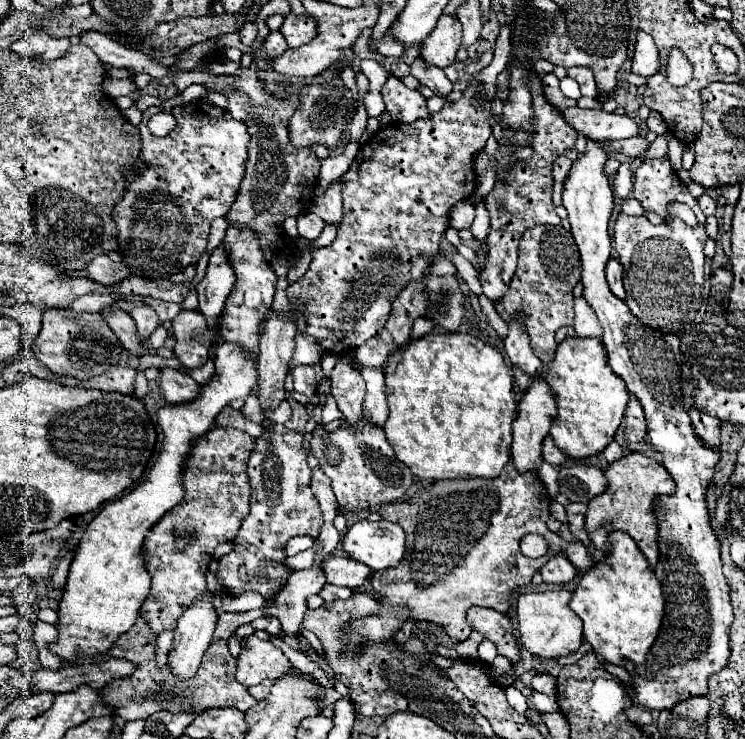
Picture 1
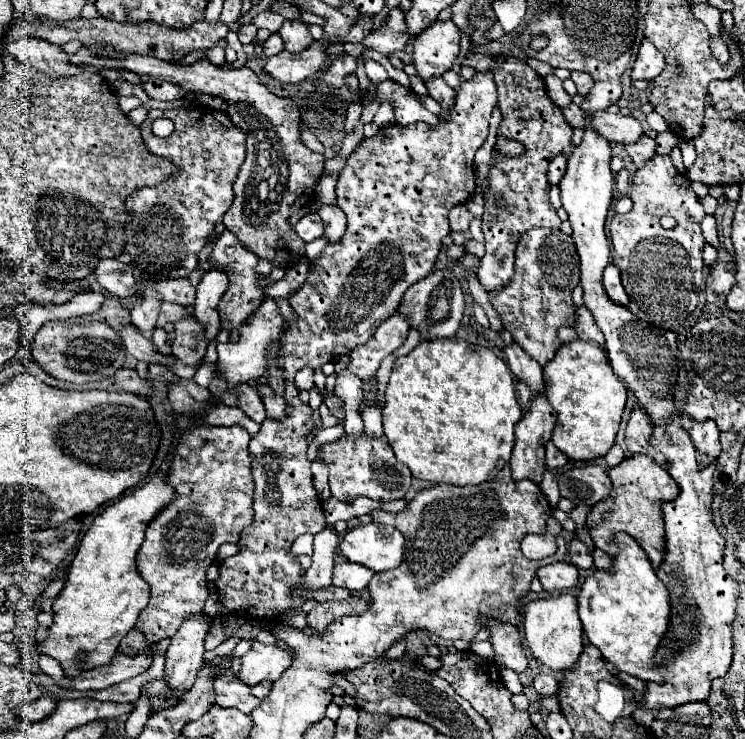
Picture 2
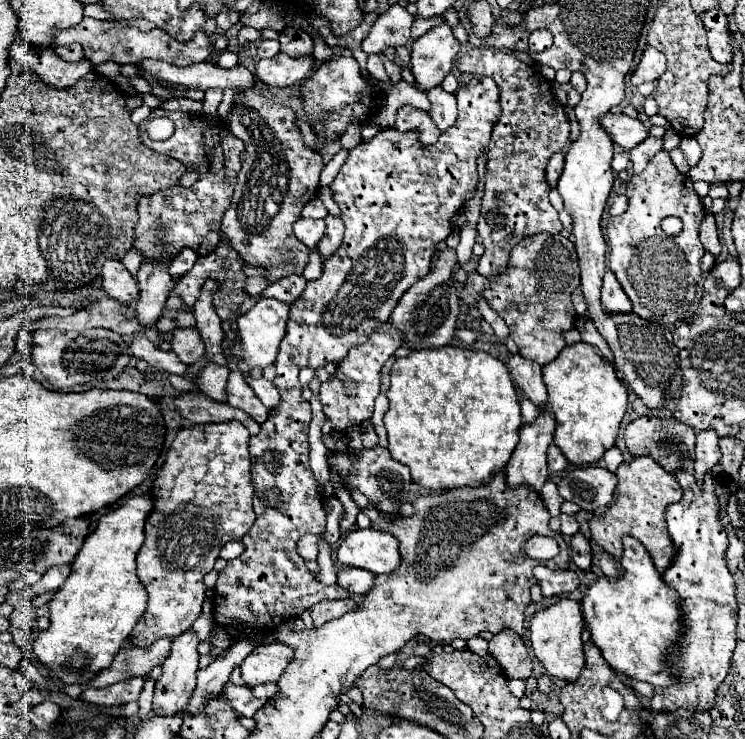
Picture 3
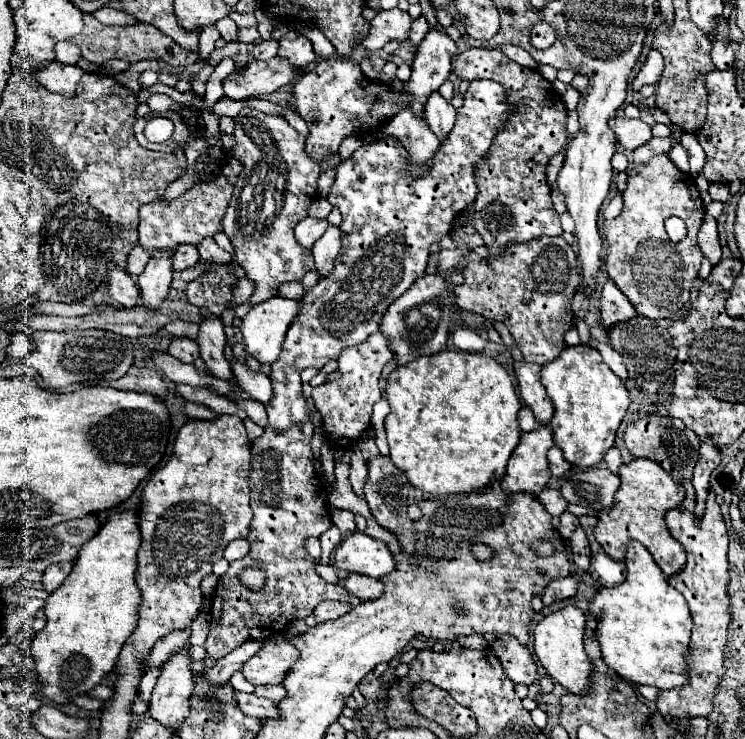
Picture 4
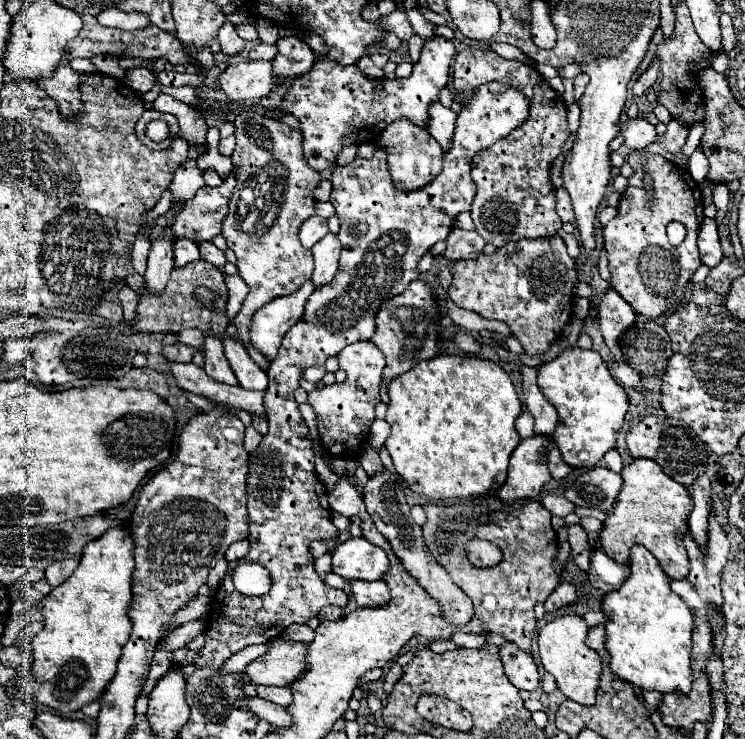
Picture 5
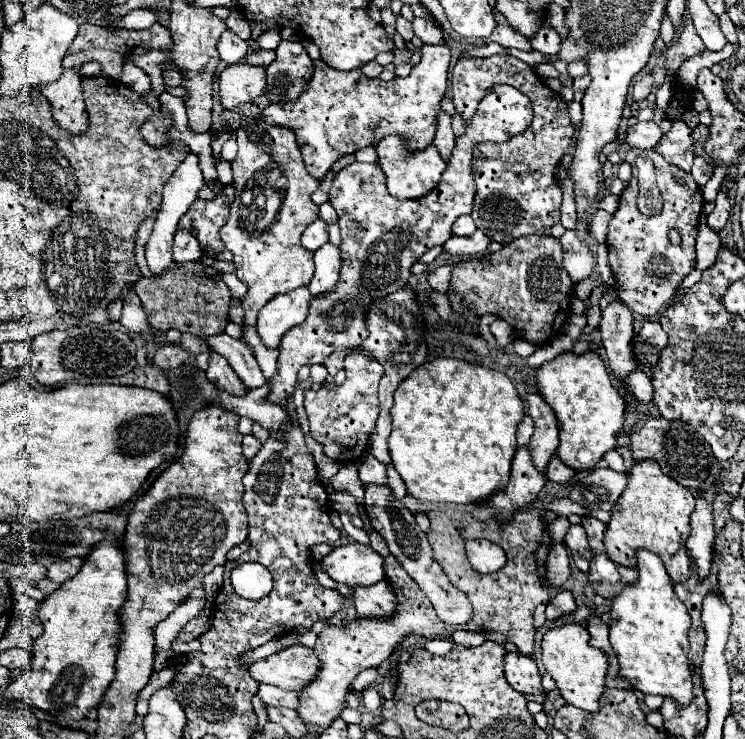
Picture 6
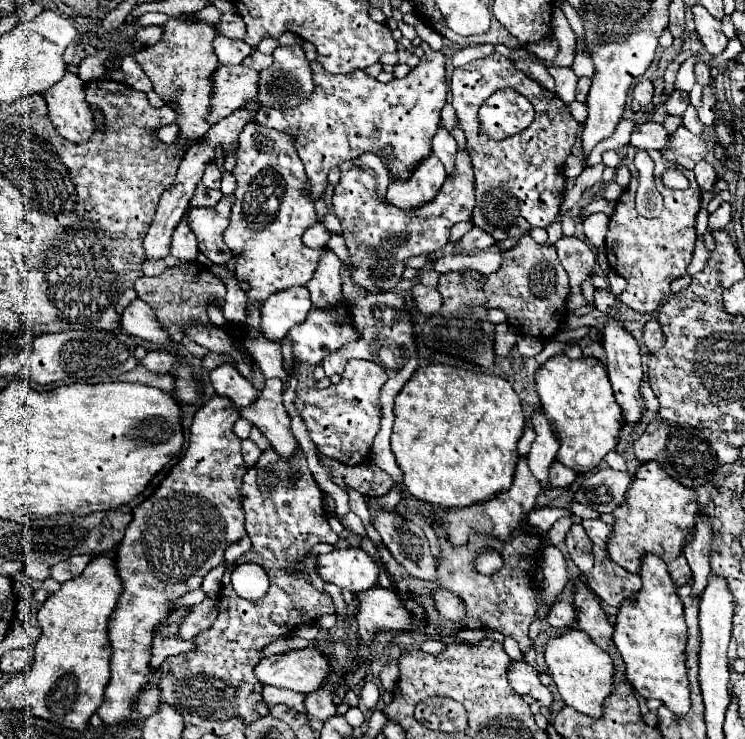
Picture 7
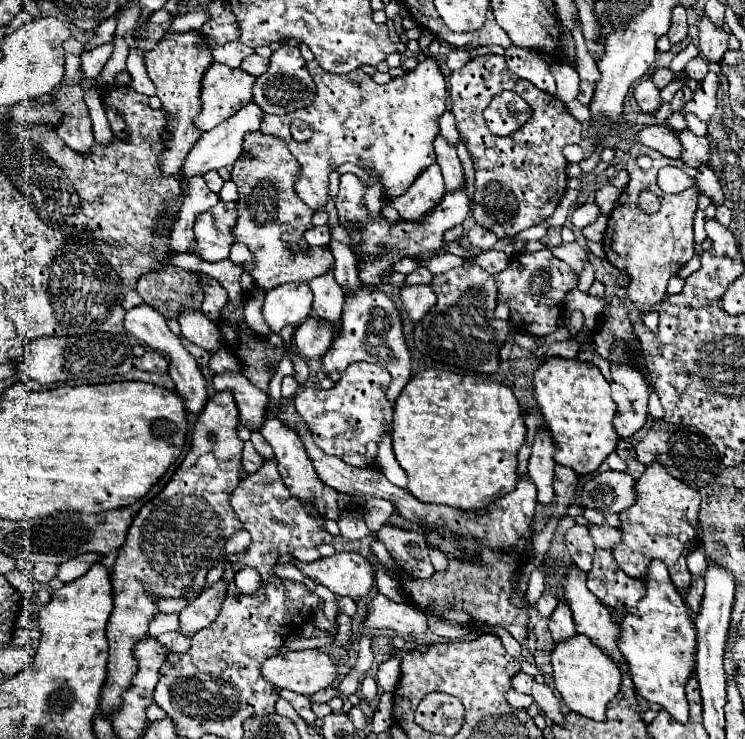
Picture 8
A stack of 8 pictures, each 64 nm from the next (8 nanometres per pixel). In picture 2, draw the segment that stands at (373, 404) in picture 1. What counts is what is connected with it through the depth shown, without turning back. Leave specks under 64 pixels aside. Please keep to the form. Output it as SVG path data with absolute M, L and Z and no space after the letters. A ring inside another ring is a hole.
M368 406L366 412L362 412L362 420L364 420L364 434L366 438L380 438L382 432L382 412L374 406Z

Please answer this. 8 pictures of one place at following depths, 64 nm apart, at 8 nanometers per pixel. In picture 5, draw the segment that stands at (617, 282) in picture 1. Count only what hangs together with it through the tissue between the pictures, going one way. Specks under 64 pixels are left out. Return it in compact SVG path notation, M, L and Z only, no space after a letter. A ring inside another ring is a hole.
M608 290L606 298L600 302L598 316L600 316L600 330L606 346L610 348L612 358L616 362L624 362L624 354L622 348L618 348L618 340L622 340L622 332L626 332L626 328L634 324L636 320L634 310L616 290Z

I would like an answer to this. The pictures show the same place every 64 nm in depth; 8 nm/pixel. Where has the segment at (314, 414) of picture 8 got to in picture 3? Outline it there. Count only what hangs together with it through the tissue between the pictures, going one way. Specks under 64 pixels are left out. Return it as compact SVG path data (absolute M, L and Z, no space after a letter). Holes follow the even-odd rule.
M382 324L380 328L376 328L368 336L366 344L350 348L350 352L342 358L342 362L338 364L338 376L334 381L334 384L340 386L328 386L327 382L322 383L322 386L320 386L320 404L322 404L322 410L326 414L326 418L332 422L334 430L346 432L352 426L360 426L364 420L368 420L372 416L374 400L380 394L380 370L386 364L386 360L394 356L394 352L400 348L400 344L402 344L402 334L392 330L390 324ZM346 380L356 382L354 394L347 395L346 390L341 386Z

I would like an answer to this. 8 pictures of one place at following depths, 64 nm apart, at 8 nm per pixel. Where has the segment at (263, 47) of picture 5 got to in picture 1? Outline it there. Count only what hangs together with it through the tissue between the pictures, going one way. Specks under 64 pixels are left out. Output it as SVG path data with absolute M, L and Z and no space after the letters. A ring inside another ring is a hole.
M270 32L262 46L264 46L264 52L266 52L268 58L276 58L276 56L280 56L288 48L286 46L286 40L282 38L280 32Z

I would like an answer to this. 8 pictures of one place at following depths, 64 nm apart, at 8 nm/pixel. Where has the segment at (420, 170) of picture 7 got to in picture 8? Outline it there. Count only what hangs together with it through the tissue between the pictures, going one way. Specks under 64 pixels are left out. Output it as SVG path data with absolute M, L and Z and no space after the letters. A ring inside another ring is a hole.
M434 162L414 180L414 184L400 198L392 200L392 206L398 210L402 220L420 222L426 212L430 212L430 208L440 204L444 192L446 190L440 166Z

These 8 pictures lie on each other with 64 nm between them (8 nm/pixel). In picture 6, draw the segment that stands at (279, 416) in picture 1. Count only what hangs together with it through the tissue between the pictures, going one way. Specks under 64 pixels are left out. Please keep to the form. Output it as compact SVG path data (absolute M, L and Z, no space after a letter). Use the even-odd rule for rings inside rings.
M224 332L218 336L204 338L204 340L214 352L218 352L220 356L224 356L230 362L234 372L240 376L240 380L248 388L258 388L266 382L266 378L262 376L262 370L258 368L254 354L250 352L250 348L242 340L234 340Z

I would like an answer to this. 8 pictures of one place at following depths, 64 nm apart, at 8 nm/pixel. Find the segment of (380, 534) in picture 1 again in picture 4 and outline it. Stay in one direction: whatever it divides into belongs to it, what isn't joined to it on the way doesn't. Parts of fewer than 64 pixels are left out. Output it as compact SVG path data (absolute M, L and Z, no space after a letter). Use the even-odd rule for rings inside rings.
M354 532L334 552L336 568L348 574L364 574L370 578L382 578L394 570L394 558L380 540Z

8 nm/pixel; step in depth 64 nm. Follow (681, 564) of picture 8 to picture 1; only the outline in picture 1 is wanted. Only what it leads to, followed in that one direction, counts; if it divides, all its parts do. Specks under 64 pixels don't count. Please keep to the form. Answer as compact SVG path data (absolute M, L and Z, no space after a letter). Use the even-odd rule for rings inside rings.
M644 454L622 456L620 460L612 462L608 470L604 470L604 476L608 478L608 488L604 494L596 496L588 504L588 512L586 512L586 532L590 540L598 550L608 552L608 534L614 530L622 530L636 540L638 548L644 552L646 560L654 568L658 564L660 552L658 552L658 522L654 516L652 502L658 496L674 492L672 476L666 472L666 468L660 462Z

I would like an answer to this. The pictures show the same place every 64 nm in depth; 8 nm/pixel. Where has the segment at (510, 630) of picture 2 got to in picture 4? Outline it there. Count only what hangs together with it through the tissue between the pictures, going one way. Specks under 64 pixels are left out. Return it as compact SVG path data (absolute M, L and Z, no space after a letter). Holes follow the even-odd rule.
M502 636L492 644L492 652L500 658L506 676L514 684L530 686L536 680L536 664L526 646L522 646L514 636Z

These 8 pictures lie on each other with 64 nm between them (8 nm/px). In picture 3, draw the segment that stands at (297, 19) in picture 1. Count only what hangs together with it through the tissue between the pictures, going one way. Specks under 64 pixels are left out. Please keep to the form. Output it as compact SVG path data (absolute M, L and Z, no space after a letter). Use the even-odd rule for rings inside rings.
M286 28L278 40L280 40L280 52L284 52L292 58L312 56L312 52L314 52L314 42L312 42L310 34L296 30L296 28Z

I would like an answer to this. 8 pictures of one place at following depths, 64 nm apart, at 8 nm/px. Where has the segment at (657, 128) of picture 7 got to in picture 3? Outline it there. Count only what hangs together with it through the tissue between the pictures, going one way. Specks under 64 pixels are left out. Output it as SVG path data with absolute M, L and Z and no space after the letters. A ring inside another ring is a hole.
M606 114L602 120L604 130L612 136L612 140L616 144L620 144L624 150L632 150L634 146L638 146L642 140L648 138L648 128L636 120L630 118L626 114Z

